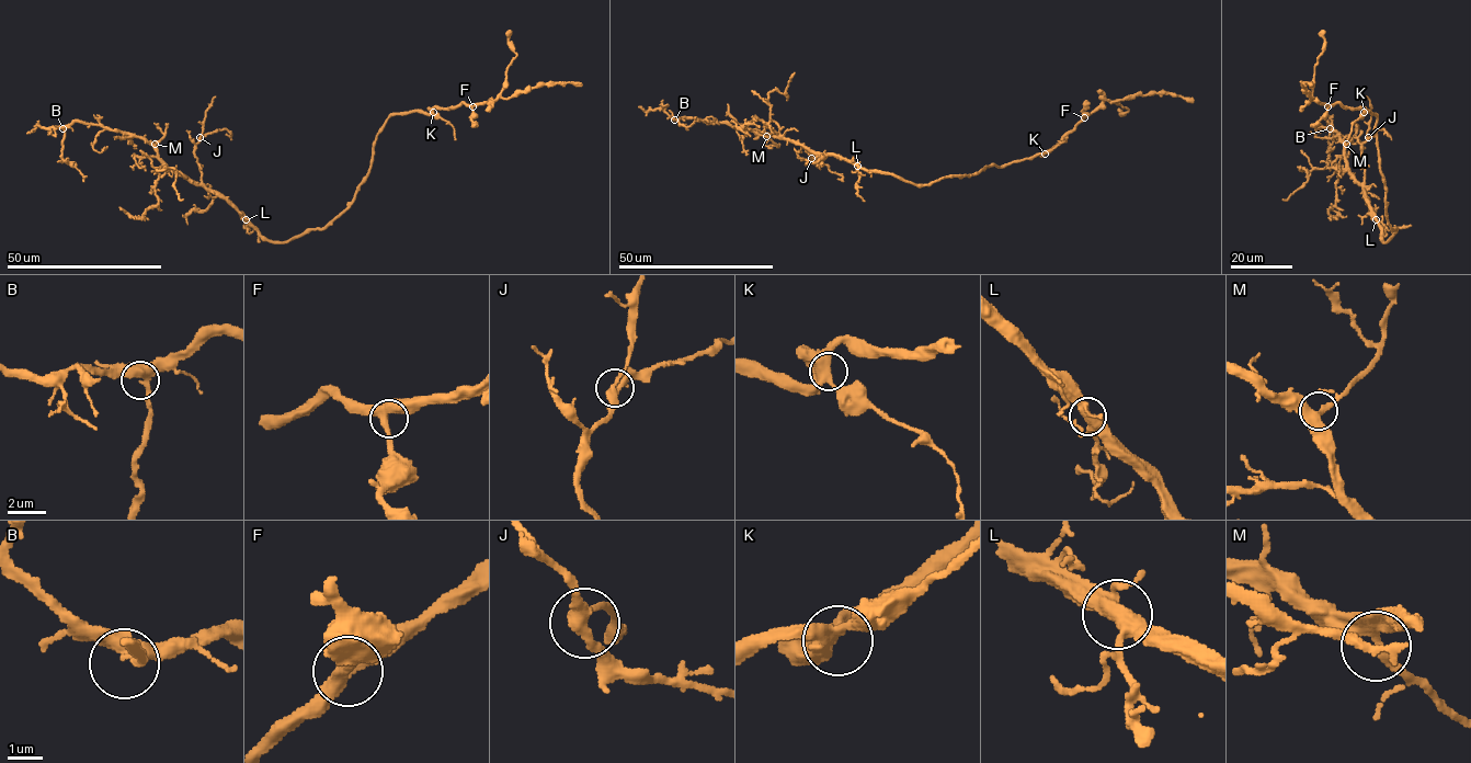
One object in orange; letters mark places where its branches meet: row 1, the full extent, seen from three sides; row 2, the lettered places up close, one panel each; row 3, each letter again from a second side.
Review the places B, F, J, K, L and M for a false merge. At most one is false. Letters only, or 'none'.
none

